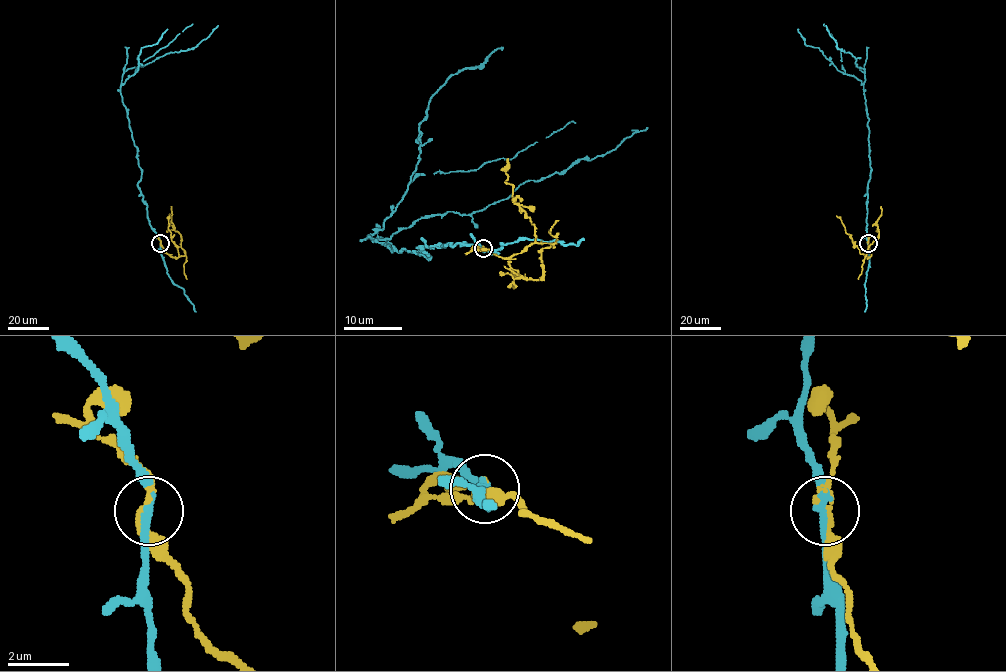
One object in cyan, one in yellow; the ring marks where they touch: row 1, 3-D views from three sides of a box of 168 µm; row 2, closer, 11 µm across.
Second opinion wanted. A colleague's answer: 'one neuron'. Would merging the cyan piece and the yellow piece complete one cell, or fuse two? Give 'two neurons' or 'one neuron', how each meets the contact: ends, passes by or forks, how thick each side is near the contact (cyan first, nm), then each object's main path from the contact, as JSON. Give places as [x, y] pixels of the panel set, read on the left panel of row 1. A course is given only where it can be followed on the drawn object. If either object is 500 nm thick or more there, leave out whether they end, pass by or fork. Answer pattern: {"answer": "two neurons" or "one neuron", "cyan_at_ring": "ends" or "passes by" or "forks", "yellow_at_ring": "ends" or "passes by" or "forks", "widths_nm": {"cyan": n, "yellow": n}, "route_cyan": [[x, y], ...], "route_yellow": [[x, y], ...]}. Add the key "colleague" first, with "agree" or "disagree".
{"colleague": "disagree", "answer": "two neurons", "cyan_at_ring": "passes by", "yellow_at_ring": "passes by", "widths_nm": {"cyan": 200, "yellow": 280}, "route_cyan": [[160, 243], [137, 185], [142, 170], [121, 94], [122, 74], [168, 53], [192, 49], [218, 25]], "route_yellow": [[160, 243], [171, 256], [184, 255], [180, 234], [173, 228], [171, 206]]}

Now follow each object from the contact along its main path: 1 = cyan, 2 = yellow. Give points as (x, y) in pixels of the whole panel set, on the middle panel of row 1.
1: (483, 248), (418, 248), (429, 256), (368, 236), (390, 237), (450, 211), (470, 214), (647, 128)
2: (483, 248), (510, 258), (533, 243), (552, 243), (542, 248), (540, 278), (526, 280), (516, 269), (513, 286)

